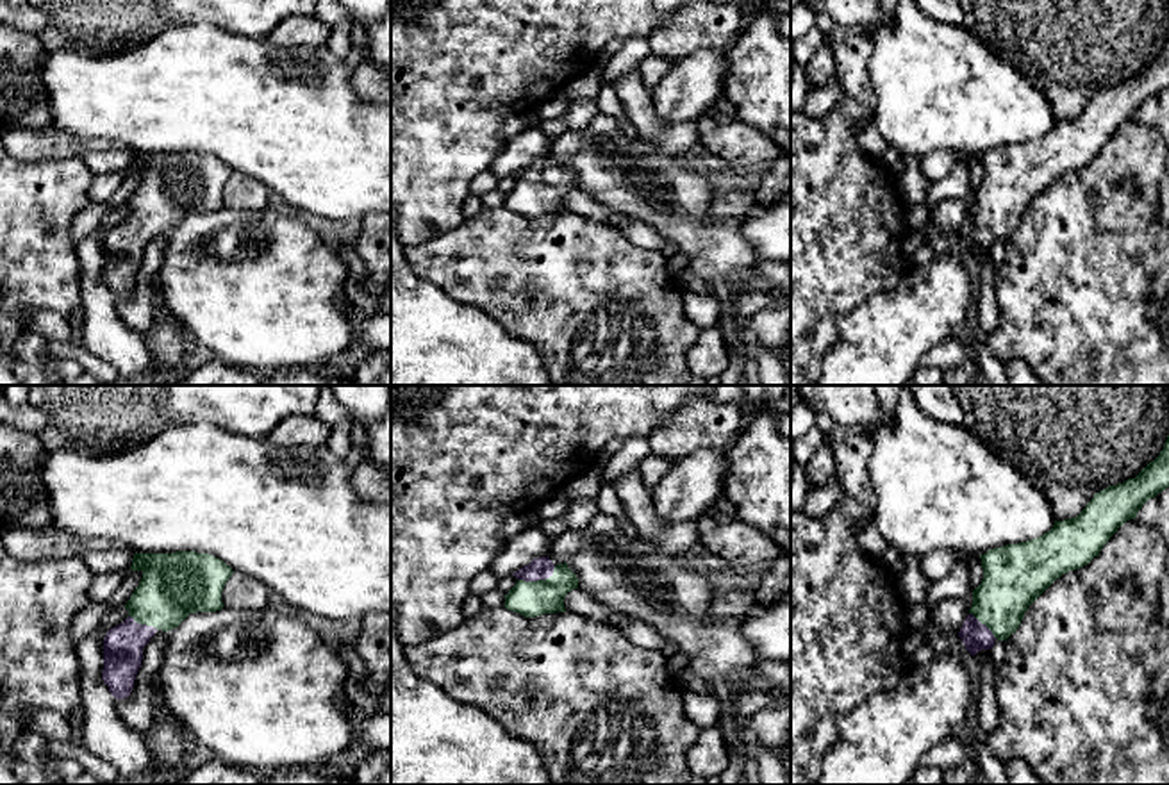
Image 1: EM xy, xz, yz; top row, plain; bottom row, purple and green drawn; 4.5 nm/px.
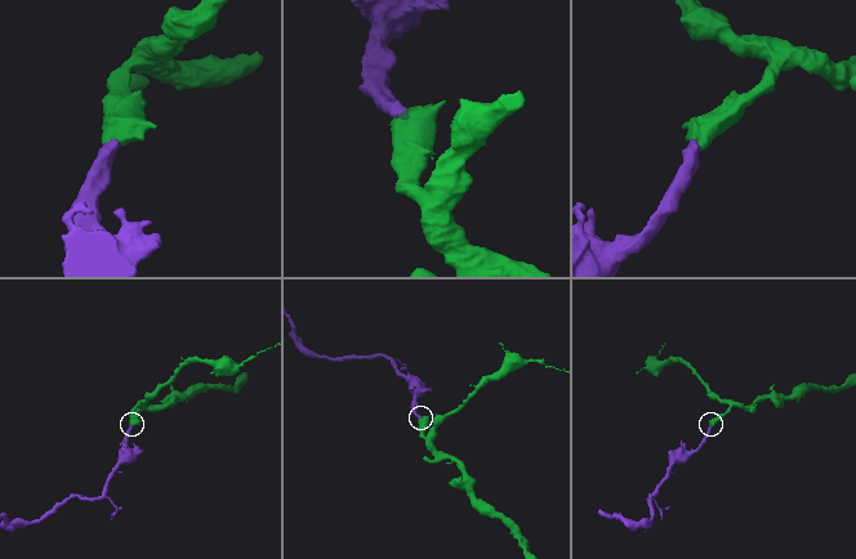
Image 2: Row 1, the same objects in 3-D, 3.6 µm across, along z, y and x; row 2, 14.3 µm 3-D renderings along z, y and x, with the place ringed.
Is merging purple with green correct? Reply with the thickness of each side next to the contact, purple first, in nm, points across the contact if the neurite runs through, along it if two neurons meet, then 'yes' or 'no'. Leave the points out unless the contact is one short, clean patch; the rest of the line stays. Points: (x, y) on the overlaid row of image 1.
calibres 100 and 160 nm; way xz (541, 568), (538, 578), (545, 596); yes

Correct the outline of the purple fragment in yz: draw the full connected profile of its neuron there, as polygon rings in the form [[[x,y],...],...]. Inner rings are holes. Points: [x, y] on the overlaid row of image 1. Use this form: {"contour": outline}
{"contour": [[[1169,435],[1160,455],[1135,478],[1094,494],[1071,519],[1055,521],[1044,535],[980,555],[983,580],[958,637],[974,657],[1007,640],[1028,607],[1062,574],[1087,566],[1142,505],[1169,487]]]}

